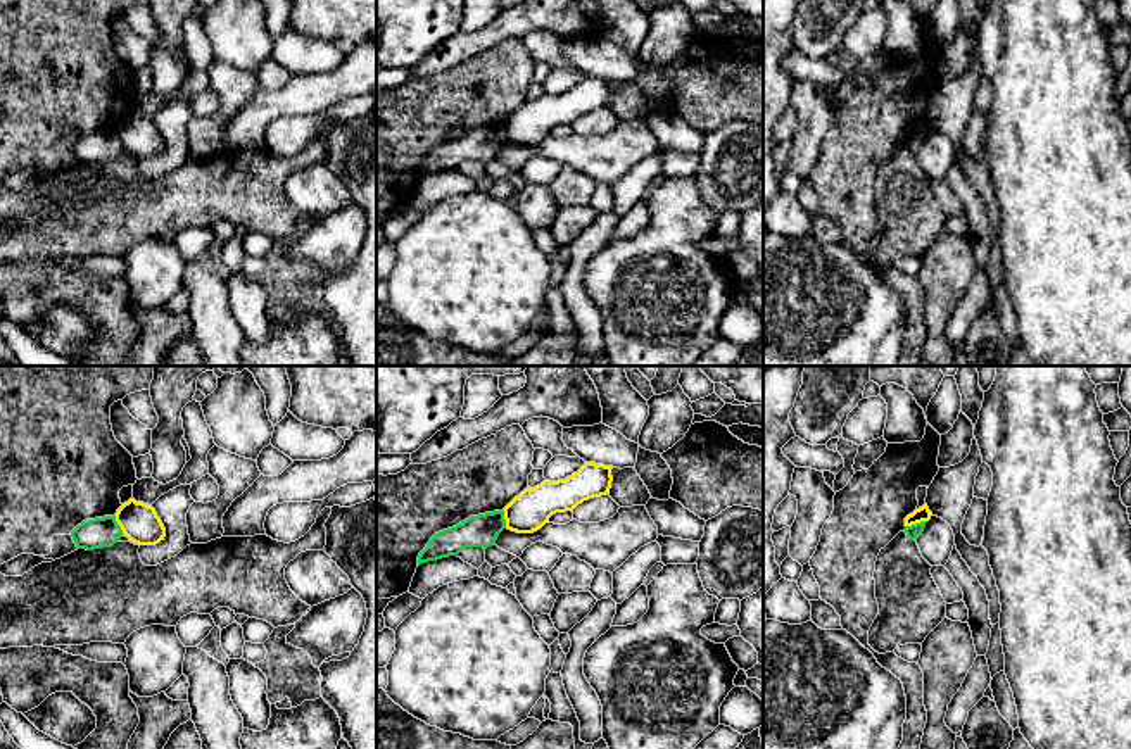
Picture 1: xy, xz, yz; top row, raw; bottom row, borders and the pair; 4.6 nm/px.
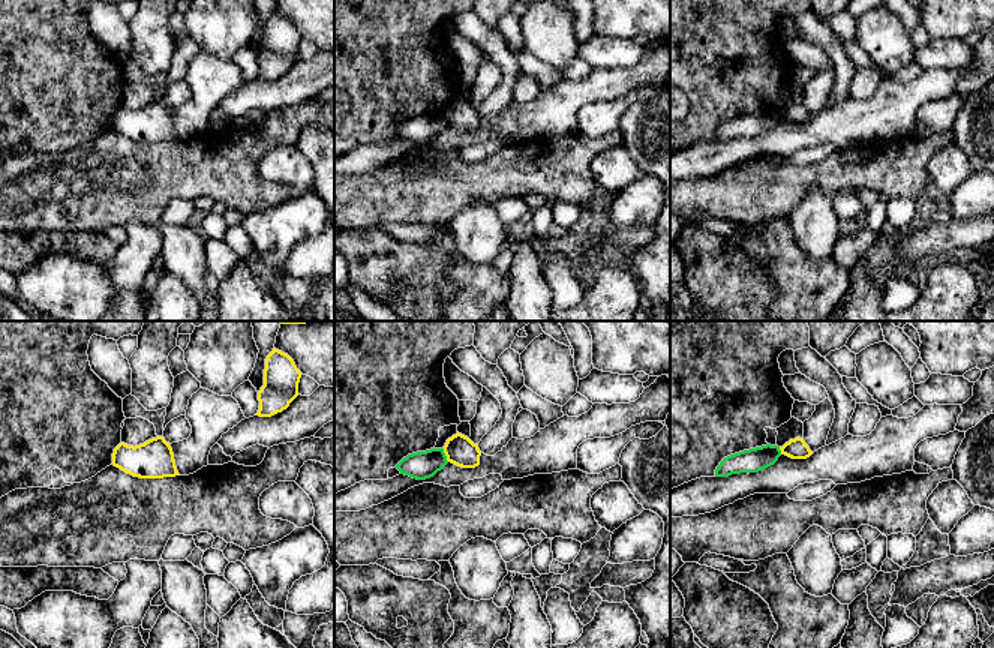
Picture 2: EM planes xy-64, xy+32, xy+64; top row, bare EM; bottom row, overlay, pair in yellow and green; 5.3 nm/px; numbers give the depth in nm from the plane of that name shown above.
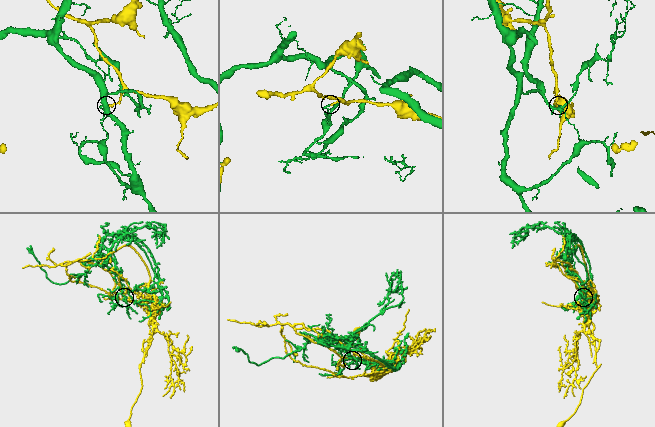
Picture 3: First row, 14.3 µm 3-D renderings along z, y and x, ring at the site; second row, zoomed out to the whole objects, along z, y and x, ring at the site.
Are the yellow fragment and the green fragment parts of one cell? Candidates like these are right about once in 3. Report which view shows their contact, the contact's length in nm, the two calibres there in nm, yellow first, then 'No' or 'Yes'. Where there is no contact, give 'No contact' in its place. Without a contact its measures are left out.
Touches yellow in yz. Shared border 100 nm. Thickness 70 nm (yellow) against 70 nm. No

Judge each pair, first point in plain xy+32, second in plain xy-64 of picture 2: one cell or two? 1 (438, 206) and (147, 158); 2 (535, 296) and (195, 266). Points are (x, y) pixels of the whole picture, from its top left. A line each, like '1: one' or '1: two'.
1: one
2: one

